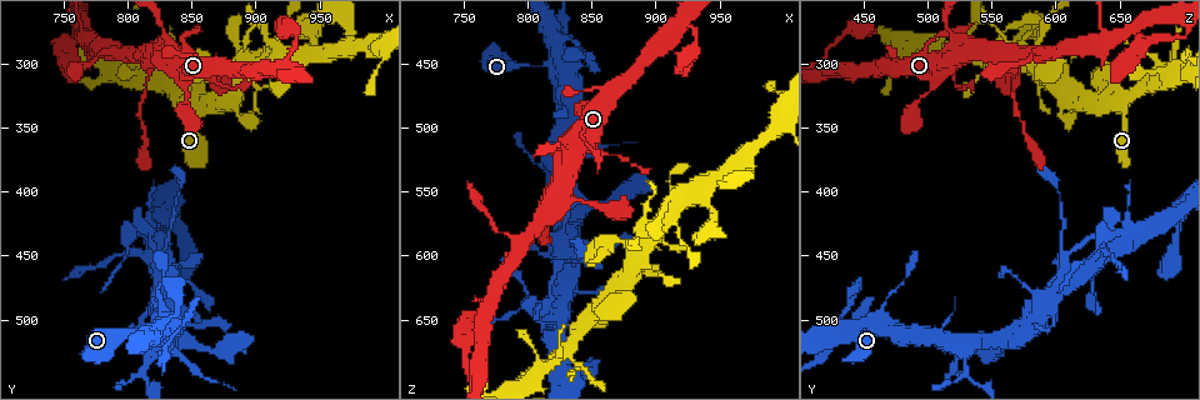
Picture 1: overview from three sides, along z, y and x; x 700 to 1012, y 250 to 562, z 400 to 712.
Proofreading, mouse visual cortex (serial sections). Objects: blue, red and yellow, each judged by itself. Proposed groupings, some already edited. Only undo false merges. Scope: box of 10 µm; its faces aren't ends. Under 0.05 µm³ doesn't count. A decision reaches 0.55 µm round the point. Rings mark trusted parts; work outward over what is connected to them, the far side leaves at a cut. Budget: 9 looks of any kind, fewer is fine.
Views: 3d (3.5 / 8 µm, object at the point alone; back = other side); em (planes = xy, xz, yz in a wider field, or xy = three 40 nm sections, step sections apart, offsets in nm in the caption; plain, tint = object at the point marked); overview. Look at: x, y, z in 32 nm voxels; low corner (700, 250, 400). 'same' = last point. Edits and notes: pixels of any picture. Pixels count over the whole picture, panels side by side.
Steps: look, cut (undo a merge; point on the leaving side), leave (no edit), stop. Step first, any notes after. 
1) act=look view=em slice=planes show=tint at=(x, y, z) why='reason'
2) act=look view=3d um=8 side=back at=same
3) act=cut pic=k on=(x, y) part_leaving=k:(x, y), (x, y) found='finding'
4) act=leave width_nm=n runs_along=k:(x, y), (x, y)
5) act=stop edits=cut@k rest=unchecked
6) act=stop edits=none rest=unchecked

act=look view=3d um=3.5 at=(926, 294, 548) why='thin neck'

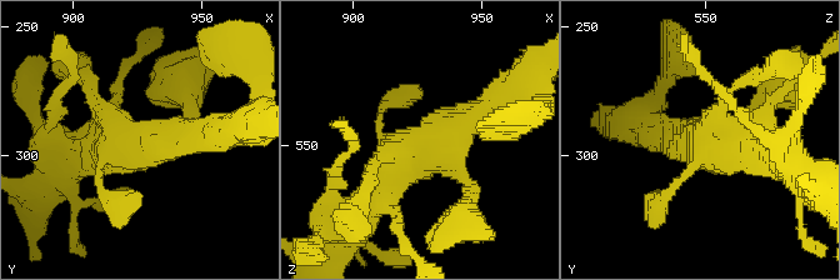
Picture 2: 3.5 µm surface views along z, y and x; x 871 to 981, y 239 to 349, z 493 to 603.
act=look view=em slice=xy step=2 show=tint at=(927, 295, 550)

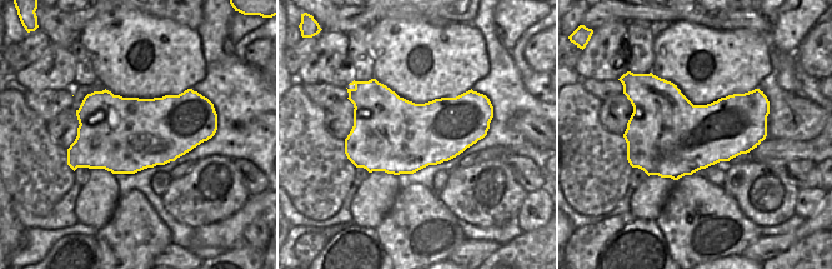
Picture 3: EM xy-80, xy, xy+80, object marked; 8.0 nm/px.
act=leave width_nm=600 runs_along=2:(350, 223), (415, 149), (473, 118) found='all the same cell'

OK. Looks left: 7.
act=look view=em slice=planes show=tint at=(830, 284, 520) why='branch point'

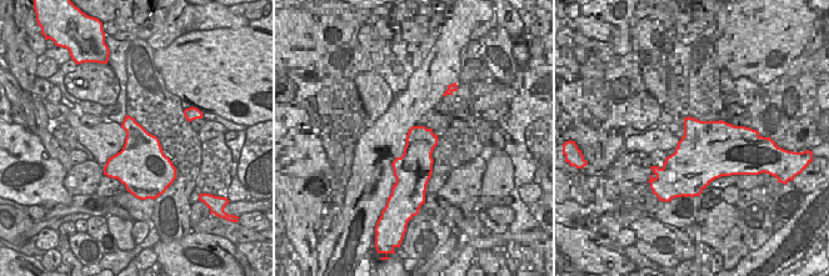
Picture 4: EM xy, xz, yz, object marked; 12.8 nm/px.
act=look view=3d um=3.5 at=same

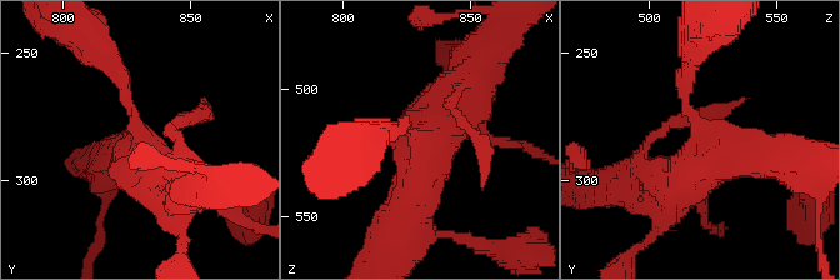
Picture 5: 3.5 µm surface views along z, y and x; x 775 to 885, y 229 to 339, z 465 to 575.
act=leave width_nm=550 runs_along=5:(469, 96), (434, 129), (396, 234) found='continuous, no second cell'

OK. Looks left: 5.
act=look view=3d um=8 at=(816, 320, 568) why='a narrow waist'

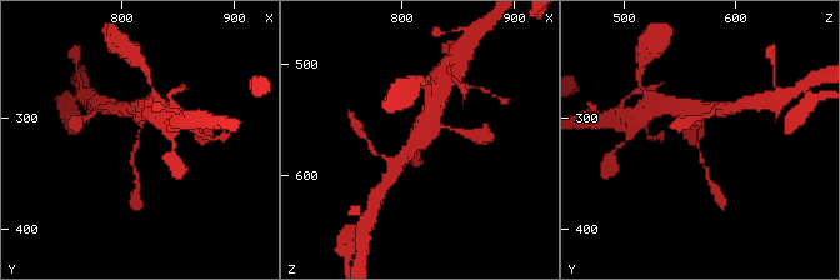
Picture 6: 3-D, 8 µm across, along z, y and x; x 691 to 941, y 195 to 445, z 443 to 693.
act=look view=3d um=3.5 at=same why='closer look'

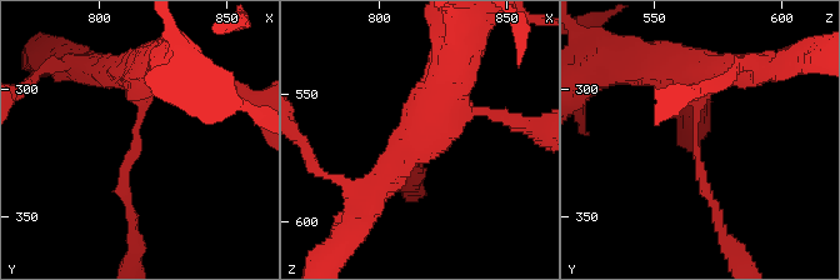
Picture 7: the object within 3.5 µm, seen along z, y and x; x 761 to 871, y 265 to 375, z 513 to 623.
act=look view=em slice=xy step=2 show=tint at=(816, 319, 568) arm_widths_nm=150,500 why='need the tissue'

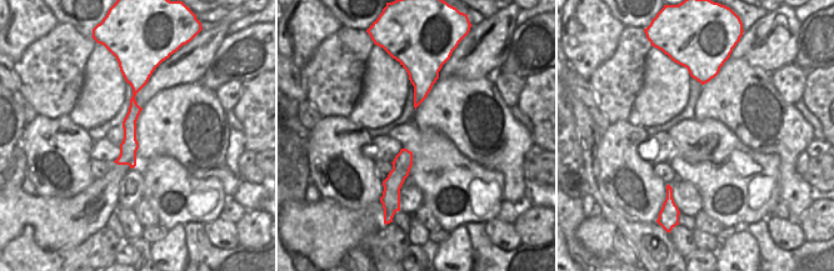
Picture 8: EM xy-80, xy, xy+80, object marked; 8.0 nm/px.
act=leave runs_along=7:(671, 70), (690, 70), (700, 178), (716, 208) found='one cell here'

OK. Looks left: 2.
act=look view=3d um=8 at=(822, 466, 608) why='branch point'

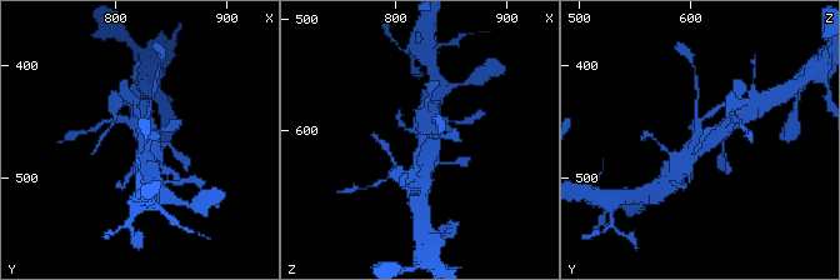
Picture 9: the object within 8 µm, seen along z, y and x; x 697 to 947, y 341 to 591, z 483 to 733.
act=look view=em slice=xy step=3 show=tint at=same

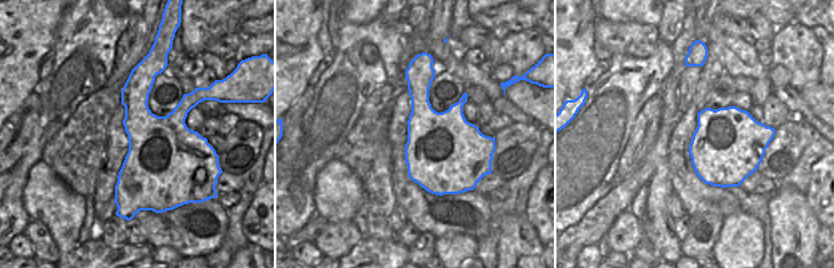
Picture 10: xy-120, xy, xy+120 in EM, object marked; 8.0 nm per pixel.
act=leave runs_along=9:(676, 170), (695, 149), (730, 124) found='one cell here'

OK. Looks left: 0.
act=stop edits=none rest=unchecked

